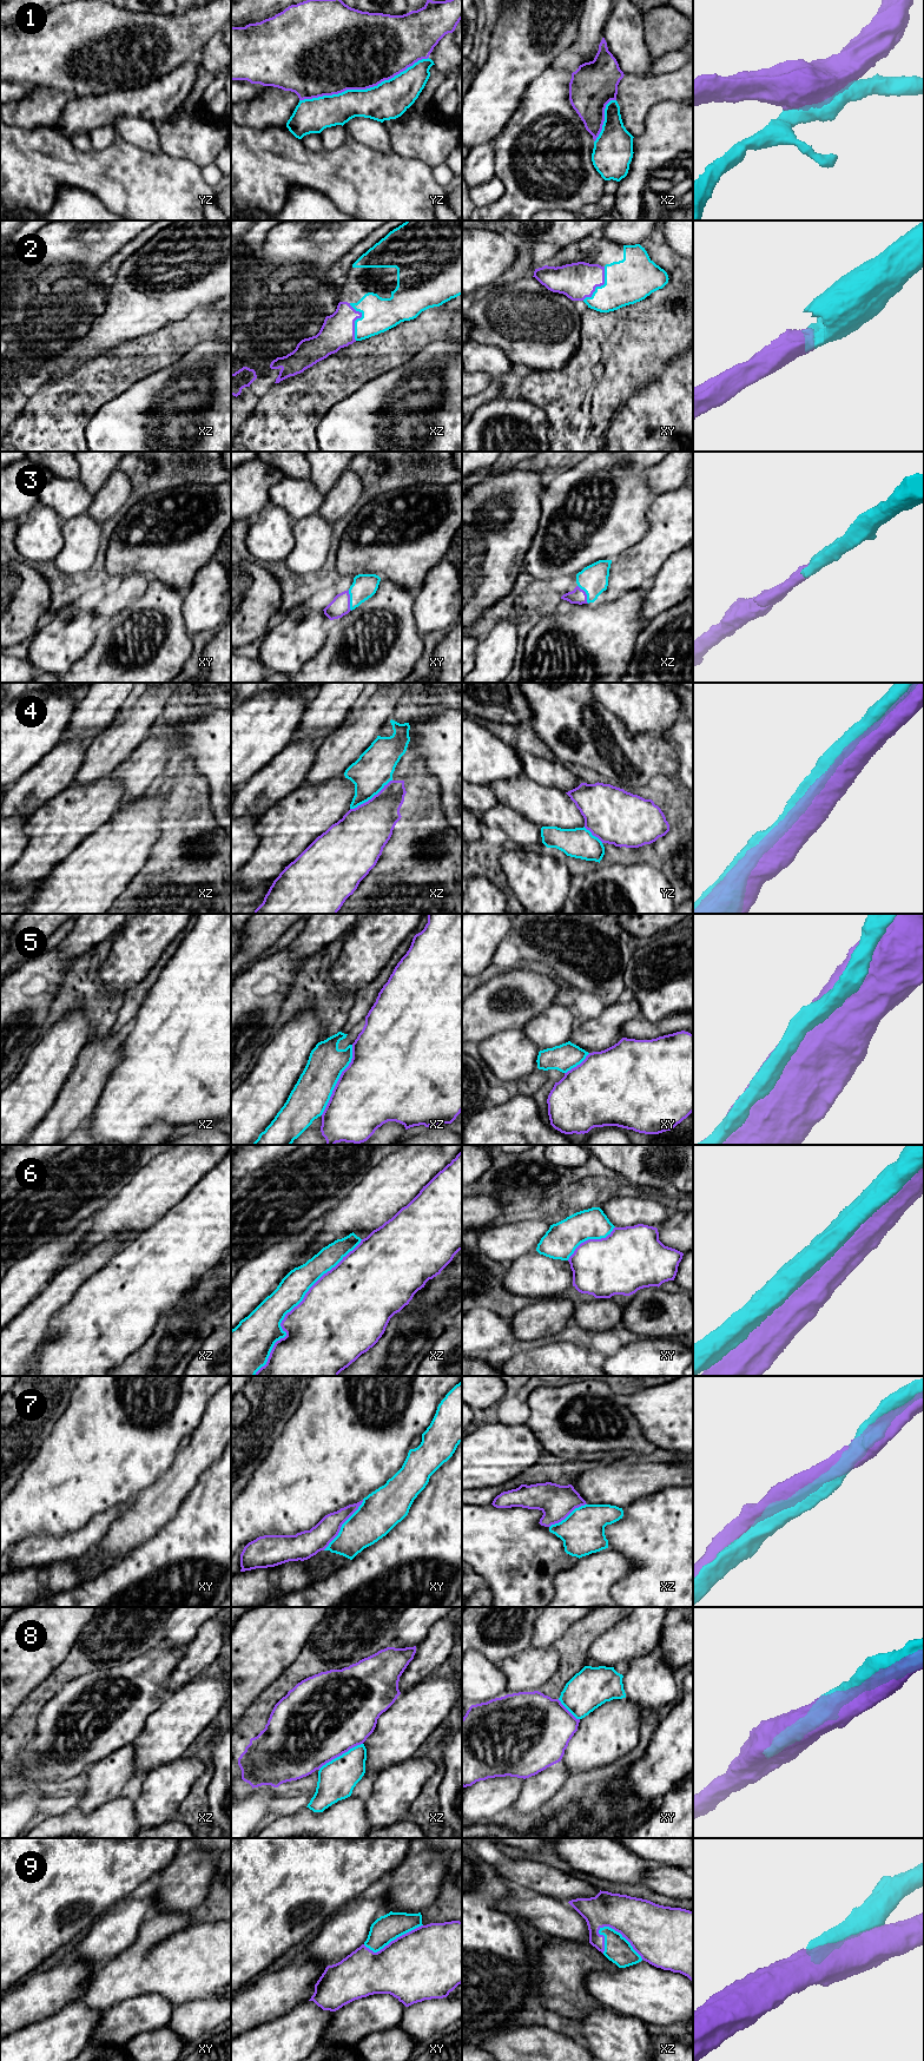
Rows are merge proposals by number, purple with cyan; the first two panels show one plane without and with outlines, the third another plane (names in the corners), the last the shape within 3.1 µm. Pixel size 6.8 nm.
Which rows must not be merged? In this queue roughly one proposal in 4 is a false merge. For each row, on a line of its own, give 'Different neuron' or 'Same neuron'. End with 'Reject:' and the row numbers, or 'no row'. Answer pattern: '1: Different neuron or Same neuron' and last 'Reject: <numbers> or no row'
1: Same neuron
2: Same neuron
3: Same neuron
4: Different neuron
5: Different neuron
6: Different neuron
7: Different neuron
8: Different neuron
9: Same neuron
Reject: 4, 5, 6, 7, 8

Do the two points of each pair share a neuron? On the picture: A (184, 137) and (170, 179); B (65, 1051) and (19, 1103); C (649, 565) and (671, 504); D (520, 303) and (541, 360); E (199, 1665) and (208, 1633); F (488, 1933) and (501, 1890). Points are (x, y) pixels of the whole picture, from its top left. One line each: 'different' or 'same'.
A: different
B: same
C: same
D: same
E: same
F: same

